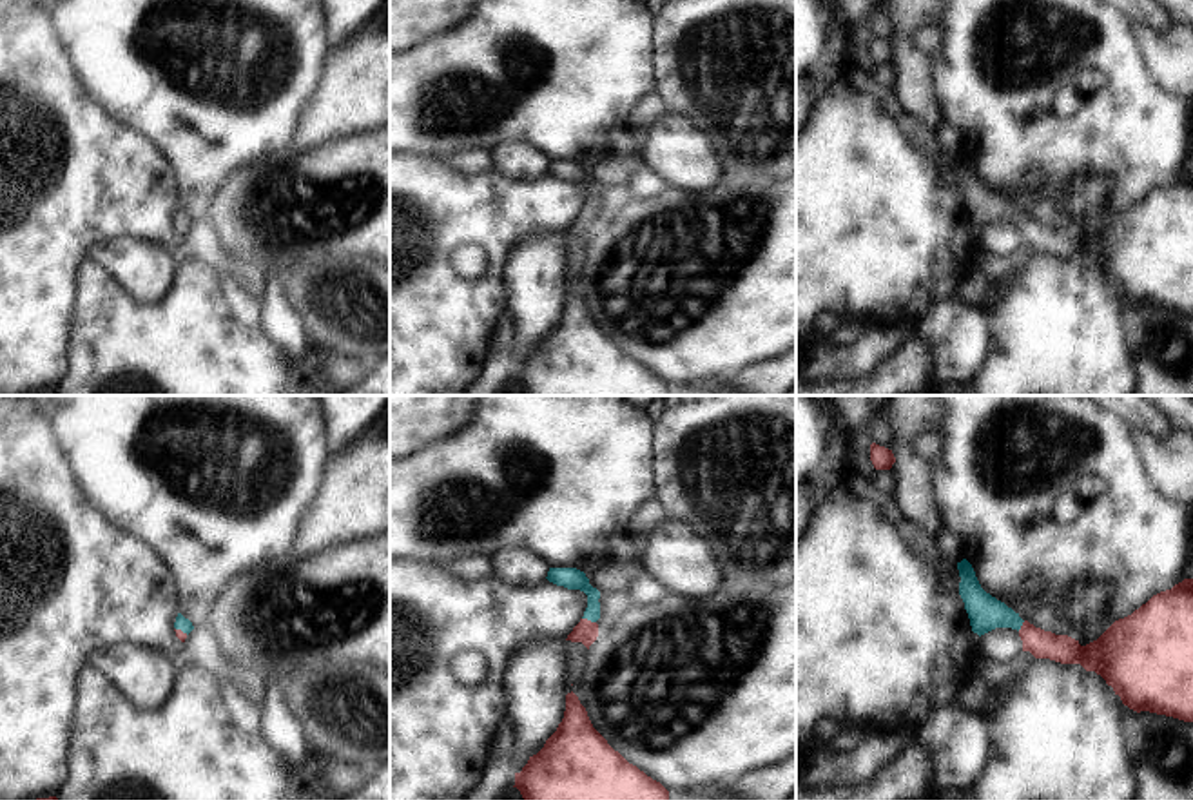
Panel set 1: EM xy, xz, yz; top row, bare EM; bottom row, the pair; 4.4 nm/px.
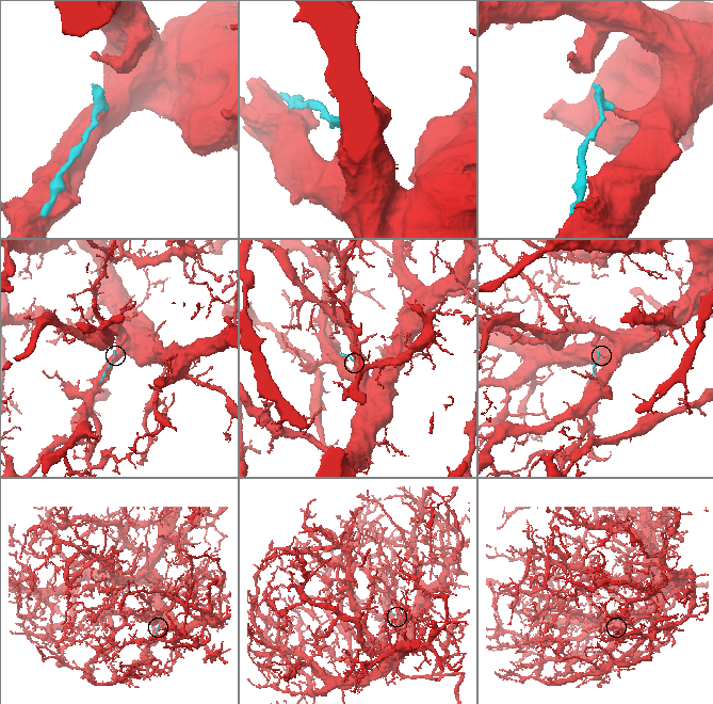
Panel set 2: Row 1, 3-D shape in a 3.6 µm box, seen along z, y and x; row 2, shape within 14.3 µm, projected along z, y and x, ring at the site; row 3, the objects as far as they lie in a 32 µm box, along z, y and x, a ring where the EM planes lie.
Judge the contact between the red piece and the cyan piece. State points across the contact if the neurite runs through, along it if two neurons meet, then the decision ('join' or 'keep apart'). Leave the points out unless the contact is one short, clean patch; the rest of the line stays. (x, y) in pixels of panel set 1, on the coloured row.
runs through xz (586, 632), (590, 621), (591, 594), (570, 577); join

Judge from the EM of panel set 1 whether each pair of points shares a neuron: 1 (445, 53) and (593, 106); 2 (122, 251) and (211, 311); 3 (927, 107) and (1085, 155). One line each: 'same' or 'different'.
1: same
2: different
3: different

